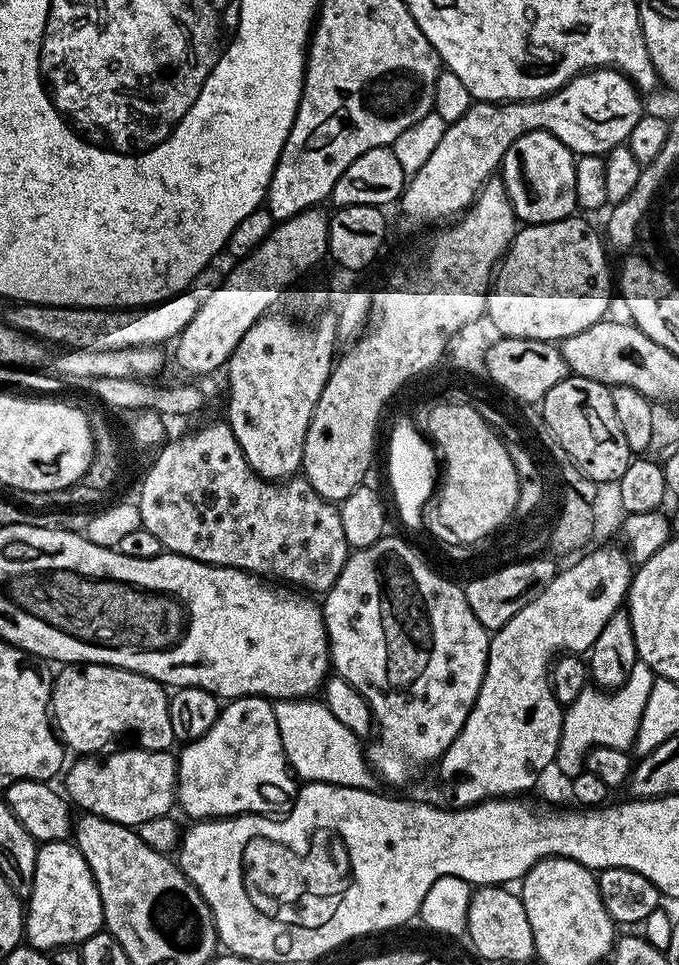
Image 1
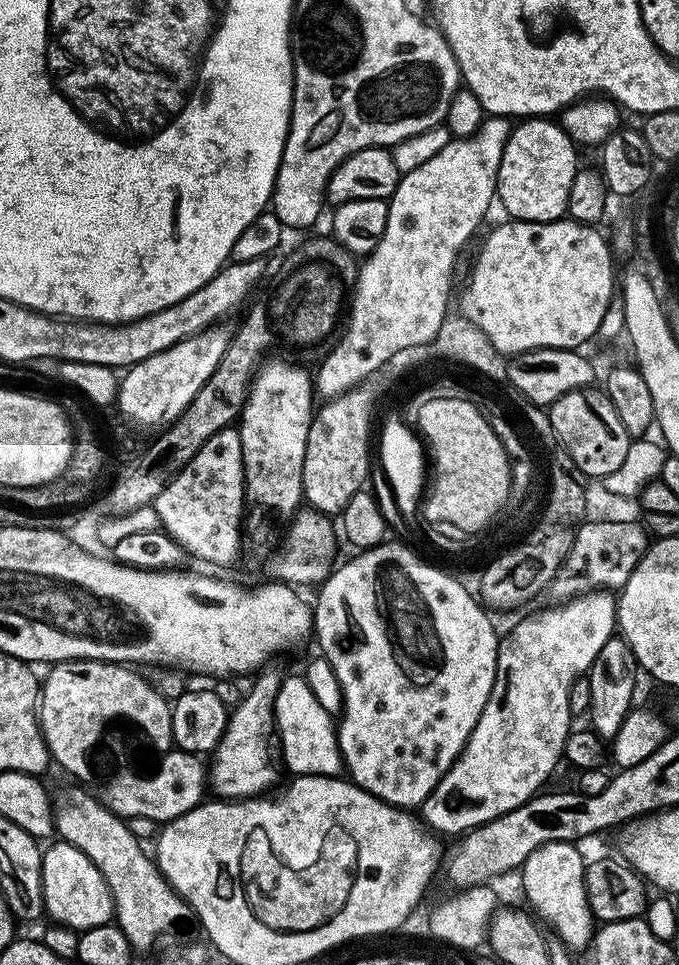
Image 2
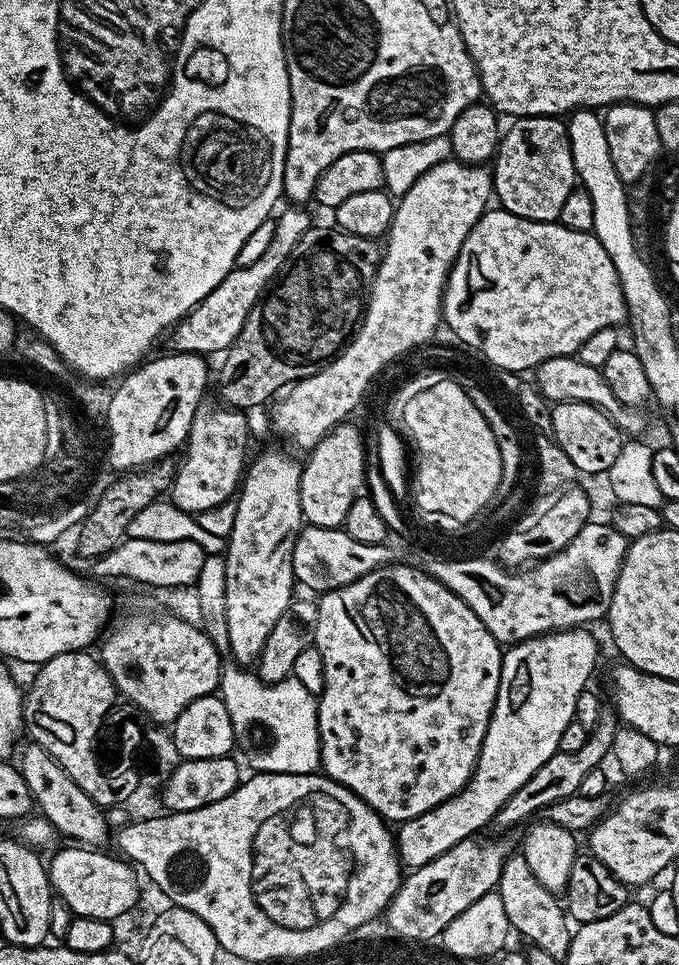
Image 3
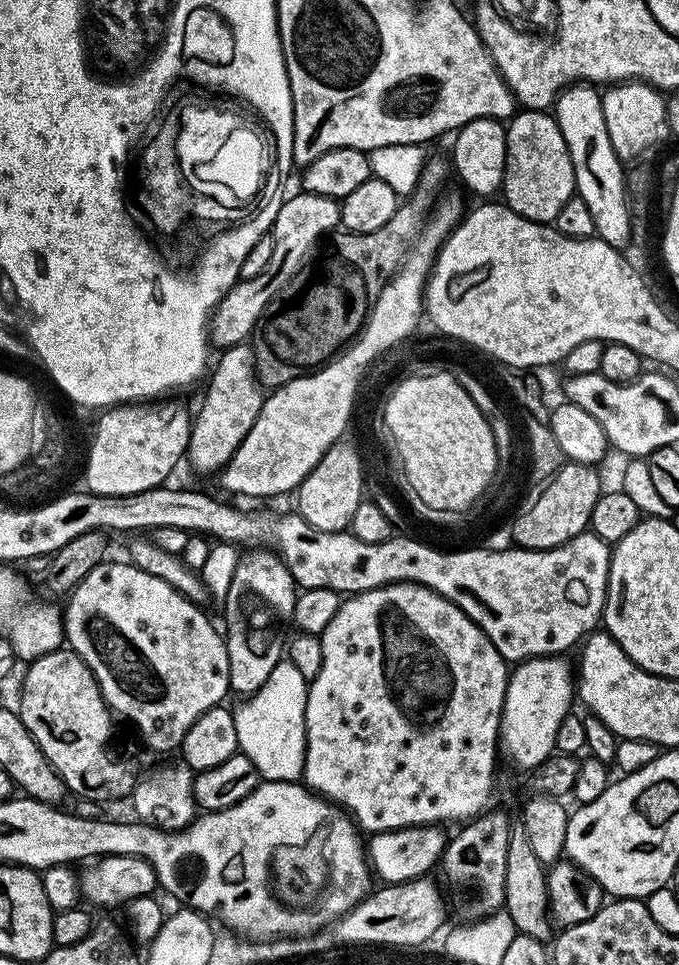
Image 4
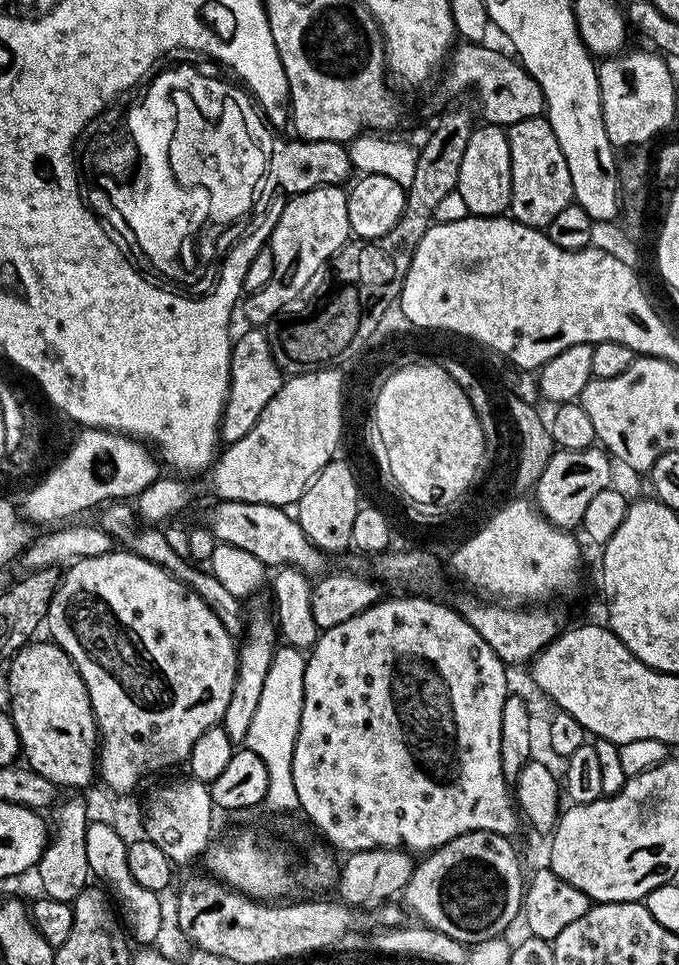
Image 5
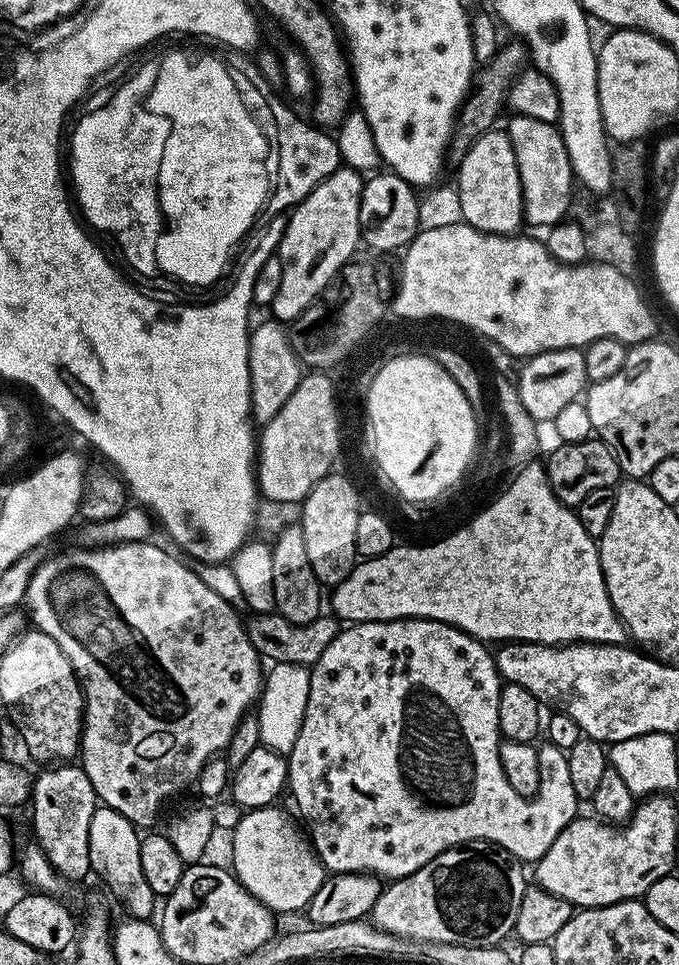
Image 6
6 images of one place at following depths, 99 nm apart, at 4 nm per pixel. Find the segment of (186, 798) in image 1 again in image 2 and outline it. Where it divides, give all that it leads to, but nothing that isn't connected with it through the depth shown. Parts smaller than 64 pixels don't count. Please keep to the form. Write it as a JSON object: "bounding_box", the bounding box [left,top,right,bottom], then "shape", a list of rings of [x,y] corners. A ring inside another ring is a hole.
{"bounding_box":[207,666,282,800],"shape":[[[273,666],[259,669],[256,681],[248,692],[248,697],[237,708],[231,709],[228,725],[218,742],[207,769],[208,784],[217,797],[225,800],[245,800],[256,798],[276,780],[276,768],[268,757],[268,735],[274,732],[276,695],[280,689],[282,672]]]}

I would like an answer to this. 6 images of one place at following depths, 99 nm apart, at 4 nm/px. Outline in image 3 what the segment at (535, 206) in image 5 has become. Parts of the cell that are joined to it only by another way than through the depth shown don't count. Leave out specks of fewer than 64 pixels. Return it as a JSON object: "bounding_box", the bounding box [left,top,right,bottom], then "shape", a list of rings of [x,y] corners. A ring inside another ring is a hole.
{"bounding_box":[491,116,578,224],"shape":[[[521,116],[509,124],[512,125],[509,128],[507,125],[500,147],[496,149],[494,157],[496,168],[491,169],[492,187],[499,207],[515,216],[537,220],[539,224],[559,221],[566,198],[570,198],[572,189],[578,184],[565,121],[555,116]]]}

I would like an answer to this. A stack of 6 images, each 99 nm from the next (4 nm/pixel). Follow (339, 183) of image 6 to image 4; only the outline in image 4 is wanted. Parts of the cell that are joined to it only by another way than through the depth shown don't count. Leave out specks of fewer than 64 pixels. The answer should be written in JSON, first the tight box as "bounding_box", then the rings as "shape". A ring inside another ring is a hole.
{"bounding_box":[210,191,340,350],"shape":[[[301,191],[300,196],[292,196],[281,203],[274,214],[276,220],[270,229],[274,242],[274,254],[262,270],[249,280],[239,279],[229,292],[218,302],[210,321],[210,340],[217,349],[223,350],[235,344],[245,343],[256,329],[262,310],[296,276],[296,271],[309,259],[310,253],[340,224],[340,205],[328,196]]]}

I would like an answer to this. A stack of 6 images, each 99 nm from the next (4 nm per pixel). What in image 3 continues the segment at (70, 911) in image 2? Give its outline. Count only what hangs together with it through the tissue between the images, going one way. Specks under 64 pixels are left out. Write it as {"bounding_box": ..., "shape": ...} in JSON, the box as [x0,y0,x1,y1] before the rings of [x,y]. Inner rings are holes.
{"bounding_box":[47,846,140,922],"shape":[[[68,846],[72,848],[64,848],[61,852],[56,852],[52,856],[52,864],[47,865],[48,870],[48,880],[52,884],[52,891],[62,902],[66,902],[66,906],[72,911],[73,917],[85,916],[86,918],[98,918],[99,920],[107,920],[109,922],[116,922],[119,916],[124,916],[132,907],[136,904],[136,899],[140,896],[140,888],[136,885],[137,873],[134,871],[133,865],[131,863],[125,862],[123,859],[115,860],[112,856],[107,856],[106,853],[100,852],[104,850],[97,850],[92,846]]]}

